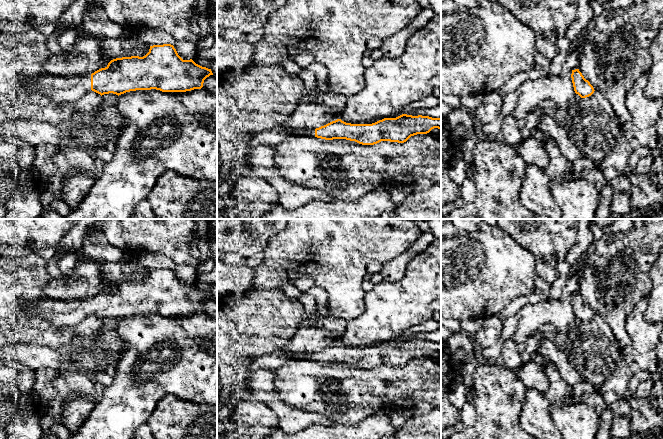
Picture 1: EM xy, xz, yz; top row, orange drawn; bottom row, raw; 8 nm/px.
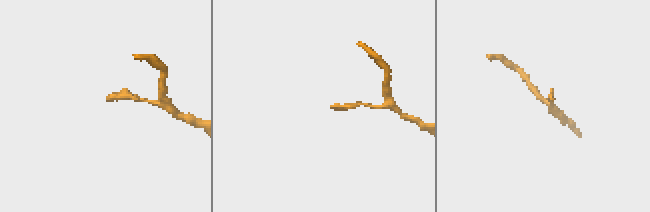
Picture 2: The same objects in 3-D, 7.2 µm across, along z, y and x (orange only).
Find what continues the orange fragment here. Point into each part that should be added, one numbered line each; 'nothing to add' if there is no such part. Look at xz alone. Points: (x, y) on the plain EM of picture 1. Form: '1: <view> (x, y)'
1: xz (273, 361)

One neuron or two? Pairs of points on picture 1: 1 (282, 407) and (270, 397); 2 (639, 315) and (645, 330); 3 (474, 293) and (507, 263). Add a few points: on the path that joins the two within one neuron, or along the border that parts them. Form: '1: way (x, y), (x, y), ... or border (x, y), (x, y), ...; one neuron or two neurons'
1: way (279, 406), (273, 400); one neuron
2: way (639, 319), (641, 326); one neuron
3: way (483, 285), (490, 284), (491, 279), (498, 272); one neuron

